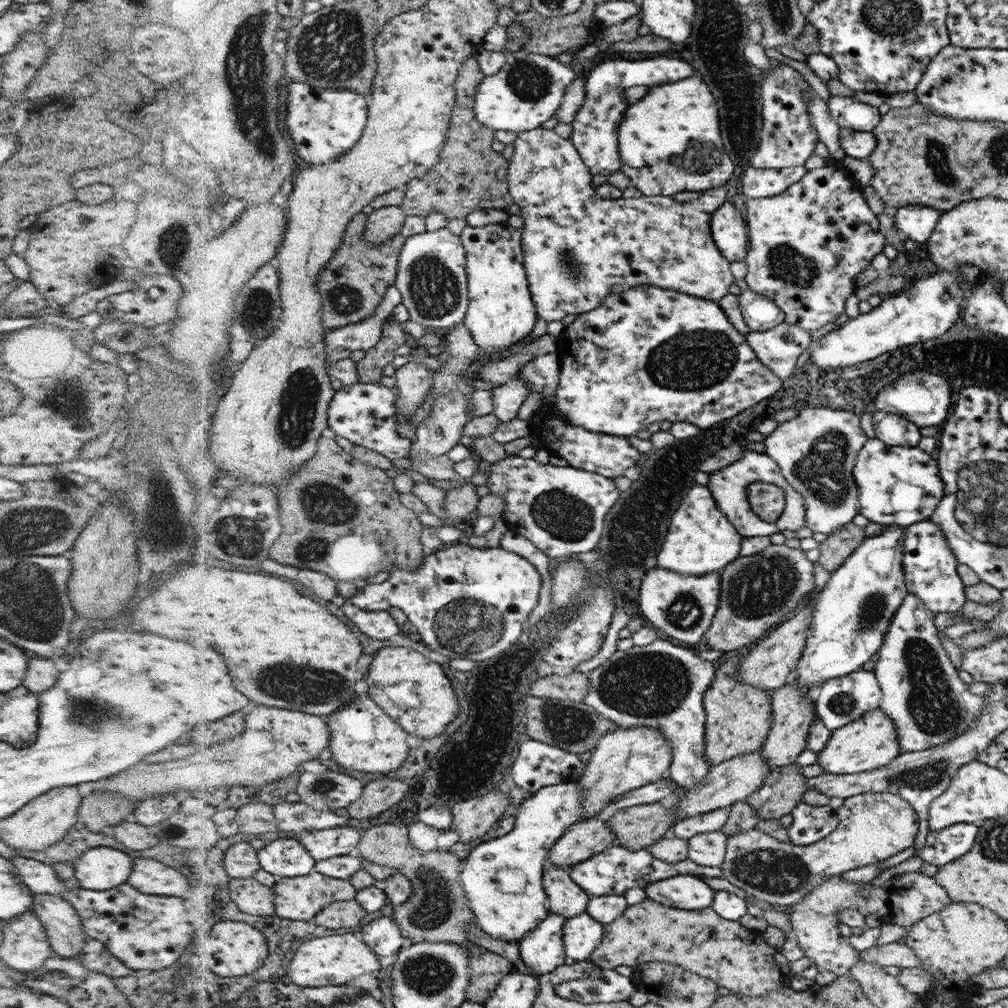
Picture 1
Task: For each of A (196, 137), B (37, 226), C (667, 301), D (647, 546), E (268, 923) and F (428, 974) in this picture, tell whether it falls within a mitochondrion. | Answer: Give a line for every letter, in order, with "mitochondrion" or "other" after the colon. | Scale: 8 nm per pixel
A: other
B: other
C: other
D: other
E: other
F: mitochondrion

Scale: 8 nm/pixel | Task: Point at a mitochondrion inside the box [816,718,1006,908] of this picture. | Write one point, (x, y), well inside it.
(927, 775)

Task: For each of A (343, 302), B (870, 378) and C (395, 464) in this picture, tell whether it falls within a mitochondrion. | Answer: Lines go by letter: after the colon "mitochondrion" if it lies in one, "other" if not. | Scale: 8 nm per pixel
A: mitochondrion
B: other
C: other

